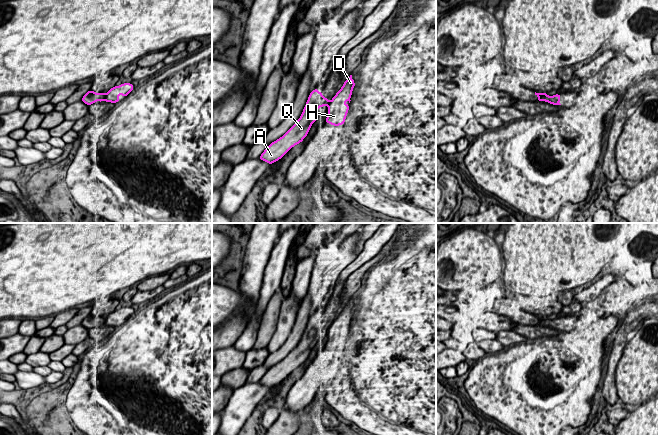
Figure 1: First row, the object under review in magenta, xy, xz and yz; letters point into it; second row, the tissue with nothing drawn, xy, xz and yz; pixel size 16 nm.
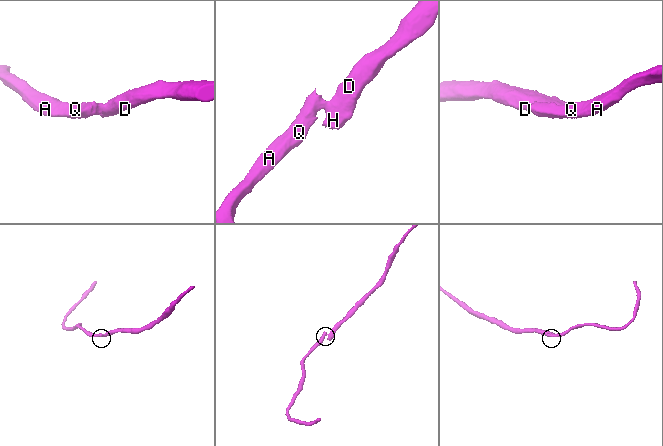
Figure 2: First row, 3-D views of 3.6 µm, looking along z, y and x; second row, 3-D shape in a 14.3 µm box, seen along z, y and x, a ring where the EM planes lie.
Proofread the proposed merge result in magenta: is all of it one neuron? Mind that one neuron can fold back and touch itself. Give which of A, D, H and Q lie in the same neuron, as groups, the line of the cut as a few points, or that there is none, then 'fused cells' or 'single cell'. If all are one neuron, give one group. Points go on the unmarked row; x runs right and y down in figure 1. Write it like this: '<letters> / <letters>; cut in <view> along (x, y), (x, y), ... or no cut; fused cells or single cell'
A Q / D H; cut in xy along (104, 318), (105, 324); fused cells

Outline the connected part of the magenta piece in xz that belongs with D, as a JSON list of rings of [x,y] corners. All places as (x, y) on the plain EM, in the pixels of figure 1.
[[[352,299],[344,306],[341,313],[336,317],[328,329],[328,340],[325,346],[330,349],[344,349],[355,305]]]

